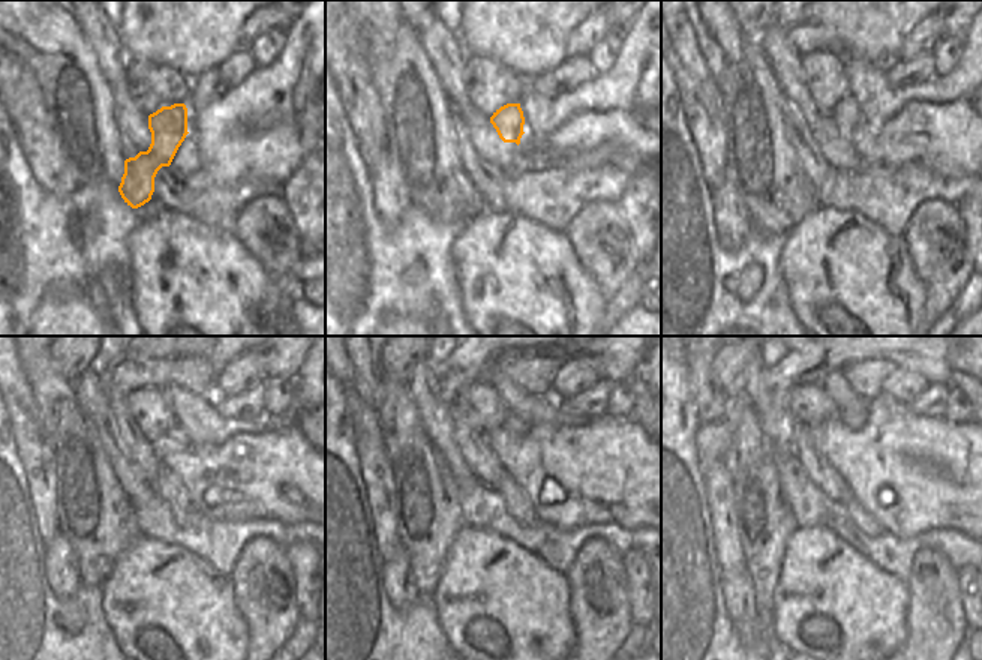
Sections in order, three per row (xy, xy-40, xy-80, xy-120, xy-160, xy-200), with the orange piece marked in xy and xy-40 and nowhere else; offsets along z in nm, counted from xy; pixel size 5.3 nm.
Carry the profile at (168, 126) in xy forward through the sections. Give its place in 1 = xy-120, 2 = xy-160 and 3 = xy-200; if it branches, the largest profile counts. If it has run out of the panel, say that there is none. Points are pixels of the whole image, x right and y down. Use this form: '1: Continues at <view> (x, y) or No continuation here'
1: Continues at xy-120 (176, 440)
2: Continues at xy-160 (513, 423)
3: Continues at xy-200 (855, 414).

